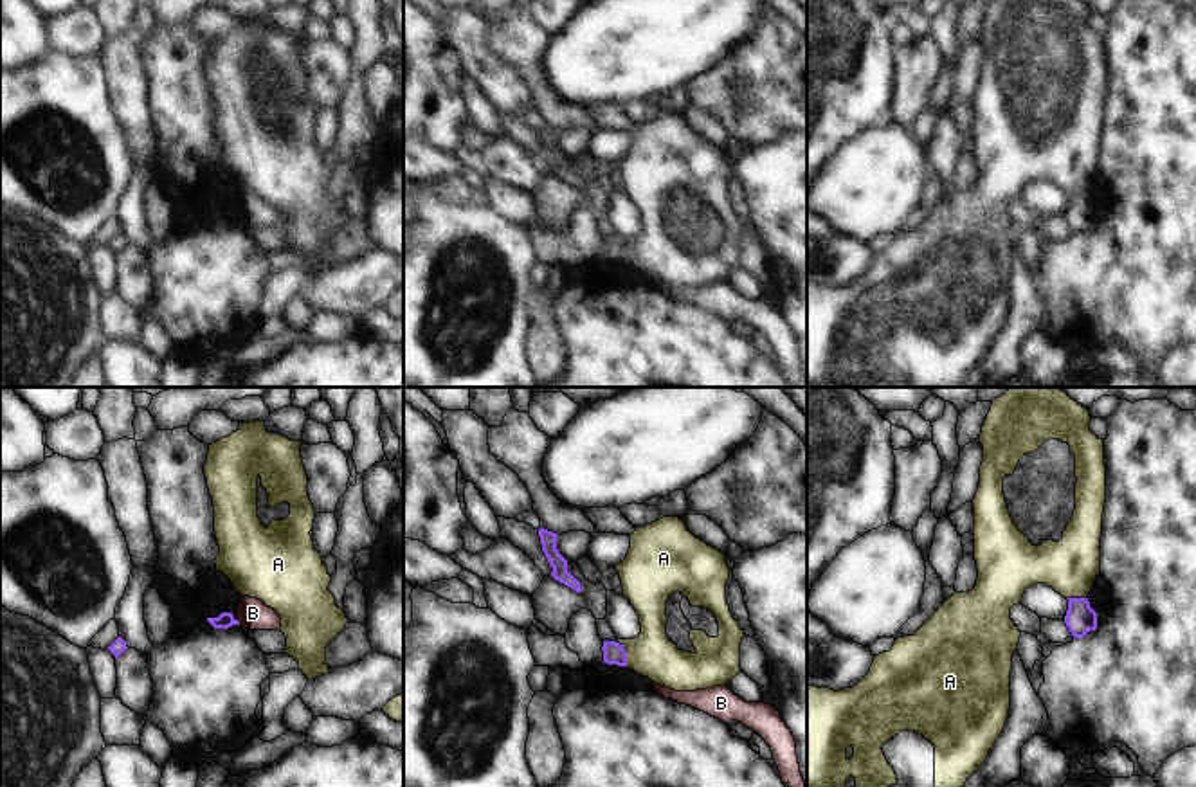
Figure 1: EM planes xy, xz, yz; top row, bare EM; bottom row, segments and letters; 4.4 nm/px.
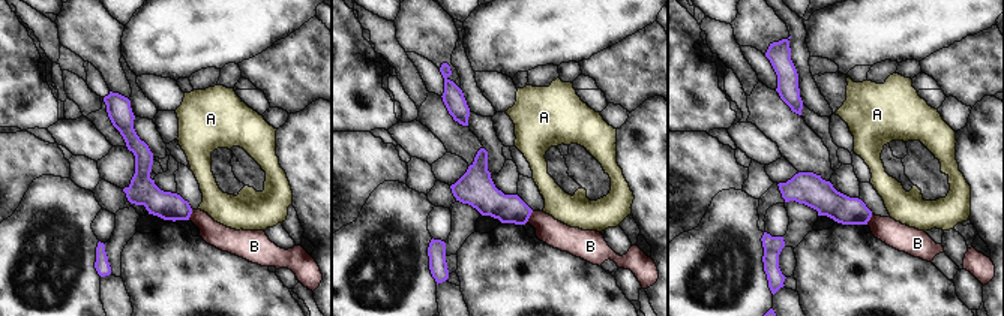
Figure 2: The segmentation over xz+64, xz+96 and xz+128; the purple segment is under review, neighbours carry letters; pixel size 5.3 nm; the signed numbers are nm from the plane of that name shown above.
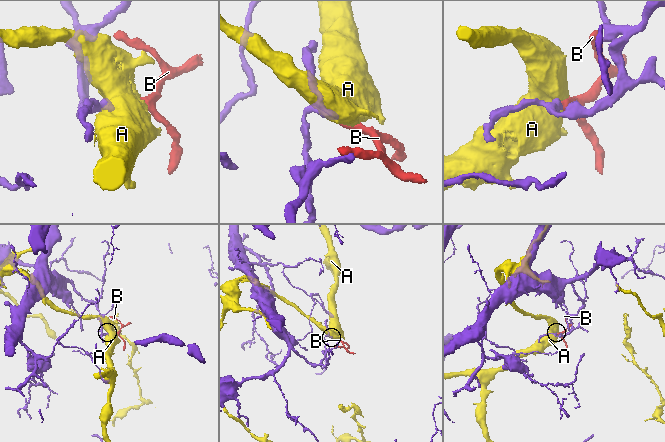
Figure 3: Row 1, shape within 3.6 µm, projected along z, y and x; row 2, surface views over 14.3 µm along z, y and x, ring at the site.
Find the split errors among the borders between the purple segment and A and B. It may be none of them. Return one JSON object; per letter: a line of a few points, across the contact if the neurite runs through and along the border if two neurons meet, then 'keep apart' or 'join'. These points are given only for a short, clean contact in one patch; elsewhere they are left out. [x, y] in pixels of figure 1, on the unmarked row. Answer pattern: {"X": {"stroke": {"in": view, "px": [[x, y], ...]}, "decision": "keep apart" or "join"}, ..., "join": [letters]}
{"A": {"decision": "keep apart"}, "B": {"stroke": {"in": "xy", "px": [[236, 217], [240, 220]]}, "decision": "keep apart"}, "join": []}

